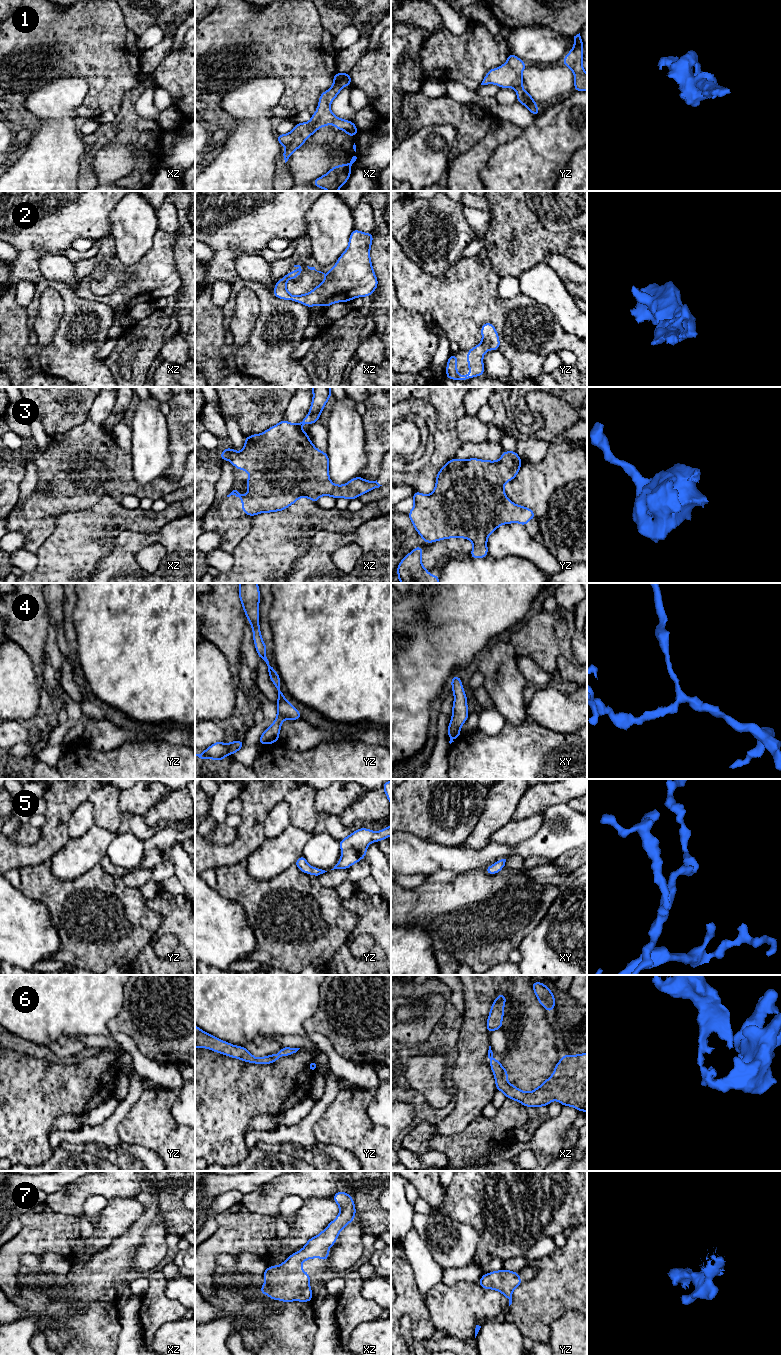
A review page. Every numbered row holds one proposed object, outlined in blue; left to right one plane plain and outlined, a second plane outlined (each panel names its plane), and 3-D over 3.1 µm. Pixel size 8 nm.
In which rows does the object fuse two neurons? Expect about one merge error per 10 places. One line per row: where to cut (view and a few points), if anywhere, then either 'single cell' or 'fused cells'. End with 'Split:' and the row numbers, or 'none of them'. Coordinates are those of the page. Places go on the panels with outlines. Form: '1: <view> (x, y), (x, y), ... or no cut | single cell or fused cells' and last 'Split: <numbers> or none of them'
1: no cut | single cell
2: no cut | single cell
3: no cut | single cell
4: no cut | single cell
5: no cut | single cell
6: no cut | single cell
7: no cut | single cell
Split: none of them

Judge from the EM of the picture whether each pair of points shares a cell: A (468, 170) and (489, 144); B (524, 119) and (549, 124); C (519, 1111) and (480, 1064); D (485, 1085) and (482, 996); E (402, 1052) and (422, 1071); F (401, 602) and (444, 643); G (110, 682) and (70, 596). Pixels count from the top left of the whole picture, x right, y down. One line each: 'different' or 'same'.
A: same
B: different
C: different
D: same
E: different
F: different
G: different

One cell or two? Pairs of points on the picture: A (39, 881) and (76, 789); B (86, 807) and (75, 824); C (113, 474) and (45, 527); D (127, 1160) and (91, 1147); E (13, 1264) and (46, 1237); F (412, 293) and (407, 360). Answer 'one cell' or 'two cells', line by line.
A: two cells
B: one cell
C: one cell
D: one cell
E: one cell
F: two cells

